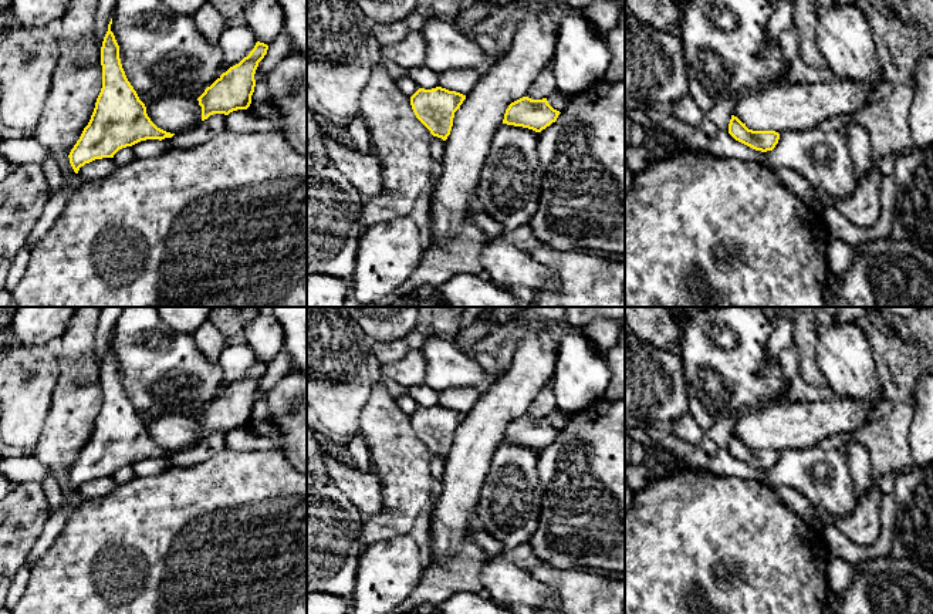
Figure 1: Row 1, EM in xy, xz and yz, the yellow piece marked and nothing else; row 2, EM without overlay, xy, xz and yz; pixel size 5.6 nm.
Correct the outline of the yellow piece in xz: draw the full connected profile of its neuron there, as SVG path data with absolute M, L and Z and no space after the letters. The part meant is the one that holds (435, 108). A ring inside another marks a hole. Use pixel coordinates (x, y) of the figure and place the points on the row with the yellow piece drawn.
M442 87L419 88L410 97L410 105L416 118L430 134L446 141L453 126L454 112L464 99L466 95Z

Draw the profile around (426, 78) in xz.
M425 64L409 70L408 77L412 78L419 88L432 90L439 87L439 72L430 70Z

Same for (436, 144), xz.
M433 136L430 141L430 154L436 166L439 166L444 154L444 141L442 138Z

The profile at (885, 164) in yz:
M889 154L876 161L876 165L880 169L880 172L883 173L883 176L893 175L895 161L896 161L896 158L893 154Z

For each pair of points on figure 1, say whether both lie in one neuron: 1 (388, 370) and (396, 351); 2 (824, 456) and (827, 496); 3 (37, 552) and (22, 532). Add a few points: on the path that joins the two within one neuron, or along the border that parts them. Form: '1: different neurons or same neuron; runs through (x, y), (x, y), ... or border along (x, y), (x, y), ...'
1: different neurons; border along (411, 350), (391, 363), (381, 364)
2: same neuron; runs through (824, 466), (827, 486)
3: different neurons; border along (36, 542), (24, 562)

